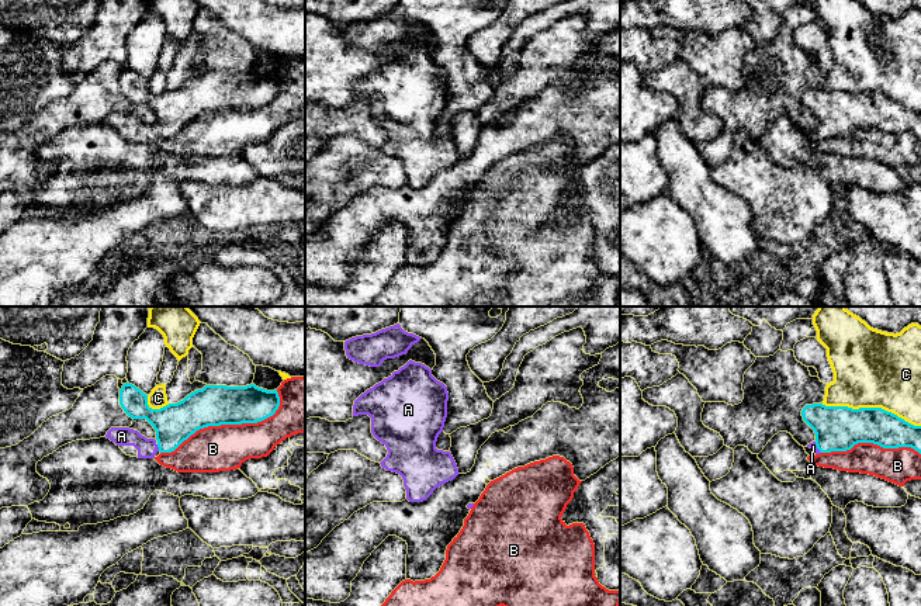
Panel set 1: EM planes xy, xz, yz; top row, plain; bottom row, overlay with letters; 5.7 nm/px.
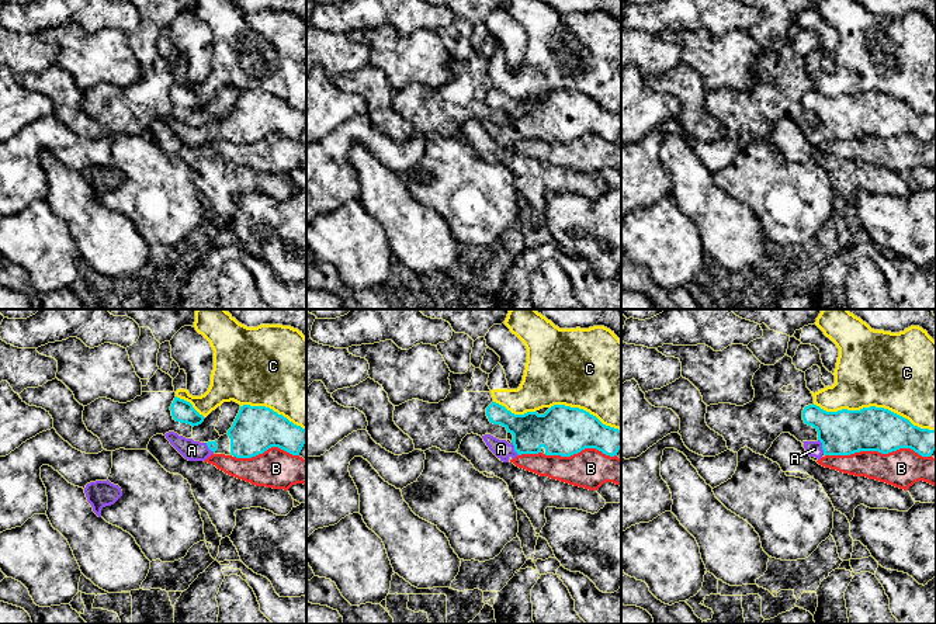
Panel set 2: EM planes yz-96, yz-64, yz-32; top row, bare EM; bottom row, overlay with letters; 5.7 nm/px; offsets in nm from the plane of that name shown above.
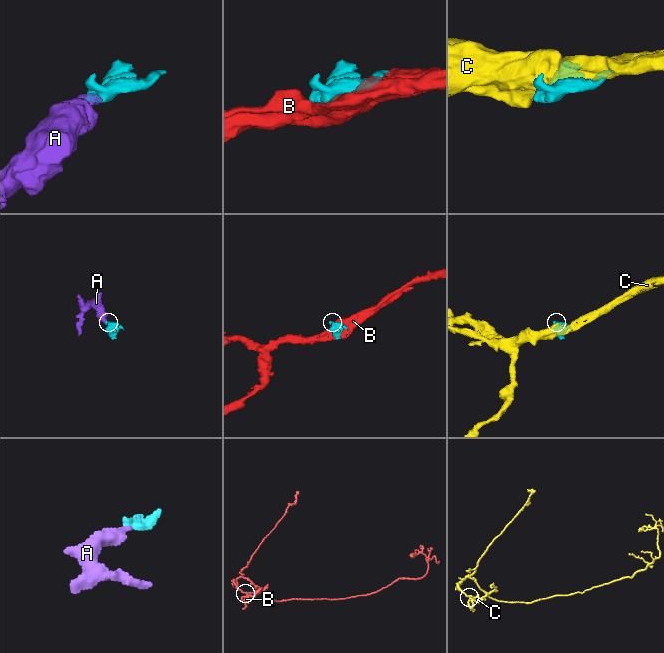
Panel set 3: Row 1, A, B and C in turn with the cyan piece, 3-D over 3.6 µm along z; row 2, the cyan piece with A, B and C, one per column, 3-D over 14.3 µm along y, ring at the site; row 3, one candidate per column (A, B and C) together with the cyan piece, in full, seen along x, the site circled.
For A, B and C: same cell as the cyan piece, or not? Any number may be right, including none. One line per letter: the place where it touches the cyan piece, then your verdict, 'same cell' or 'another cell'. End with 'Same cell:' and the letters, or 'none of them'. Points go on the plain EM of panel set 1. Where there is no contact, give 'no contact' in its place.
A: xy (158, 131) | same cell
B: xy (228, 108) | another cell
C: yz (871, 93) | another cell
Same cell: A

